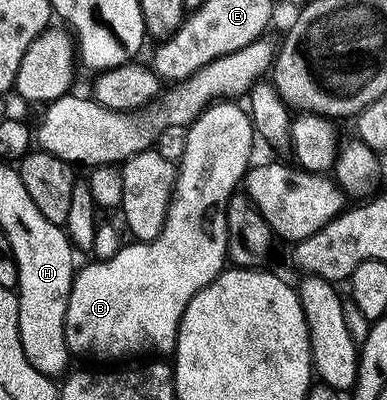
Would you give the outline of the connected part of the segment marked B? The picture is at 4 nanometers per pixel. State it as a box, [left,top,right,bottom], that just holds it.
[65,102,257,356]

